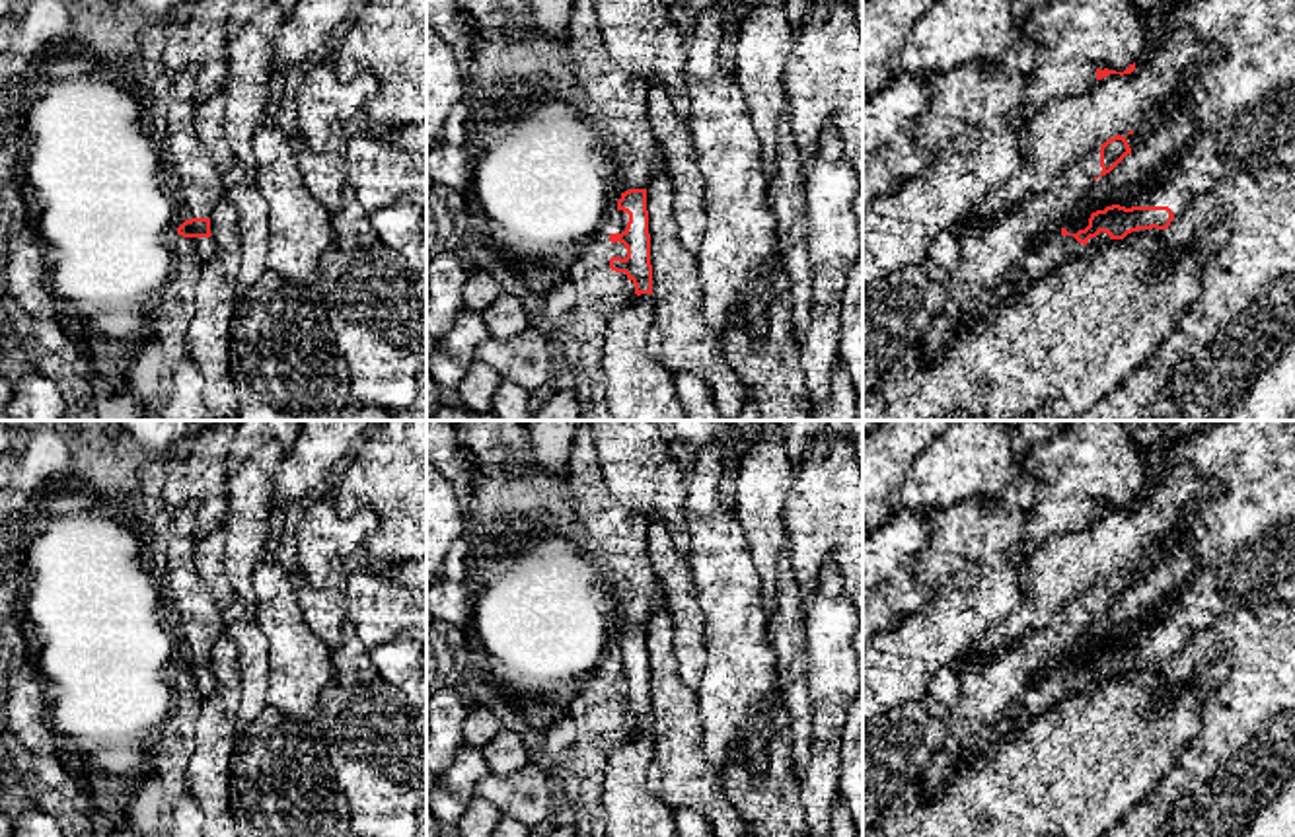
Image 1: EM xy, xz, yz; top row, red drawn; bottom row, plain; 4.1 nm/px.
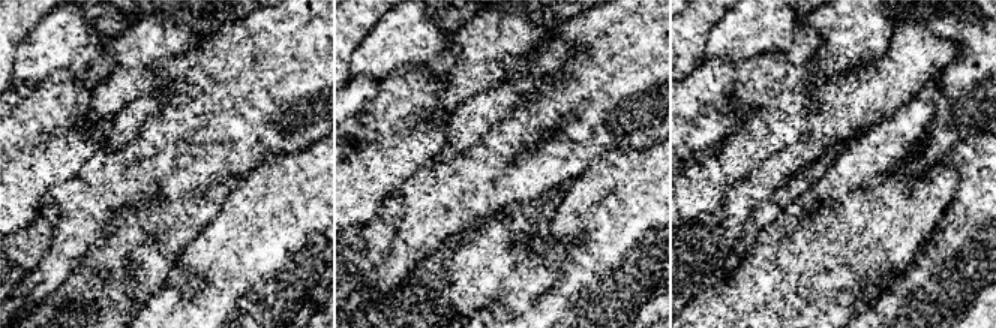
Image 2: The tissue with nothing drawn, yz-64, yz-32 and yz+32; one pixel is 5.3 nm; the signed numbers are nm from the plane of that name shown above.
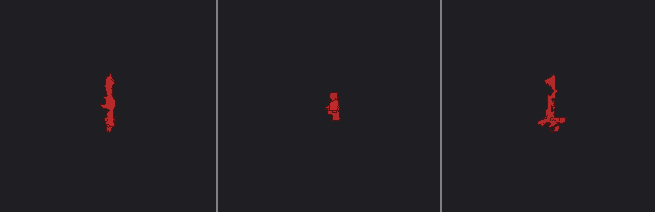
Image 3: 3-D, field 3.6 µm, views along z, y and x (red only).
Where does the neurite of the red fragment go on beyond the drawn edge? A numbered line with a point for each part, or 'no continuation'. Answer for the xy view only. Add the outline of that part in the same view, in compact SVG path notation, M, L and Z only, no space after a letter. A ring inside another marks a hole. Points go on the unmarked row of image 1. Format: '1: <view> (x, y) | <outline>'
1: xy (203, 623) | M193 557L175 559L175 578L183 584L185 656L210 654L212 646L226 635L222 613L208 596Z

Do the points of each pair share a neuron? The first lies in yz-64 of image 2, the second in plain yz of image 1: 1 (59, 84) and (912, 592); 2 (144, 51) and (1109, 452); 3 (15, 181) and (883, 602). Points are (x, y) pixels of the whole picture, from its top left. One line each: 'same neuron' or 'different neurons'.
1: different neurons
2: same neuron
3: different neurons

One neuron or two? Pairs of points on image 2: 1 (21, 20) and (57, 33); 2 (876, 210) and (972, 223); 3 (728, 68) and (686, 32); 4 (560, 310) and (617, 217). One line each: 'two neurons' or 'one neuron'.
1: two neurons
2: two neurons
3: two neurons
4: one neuron

